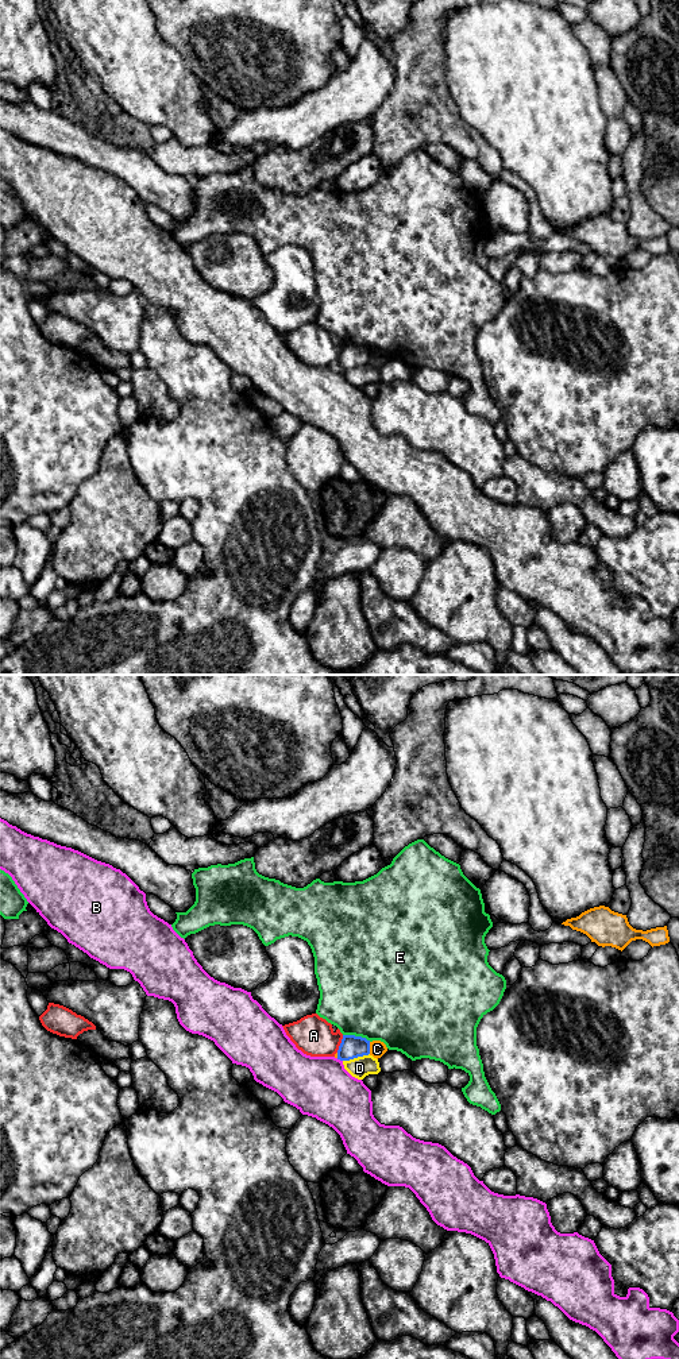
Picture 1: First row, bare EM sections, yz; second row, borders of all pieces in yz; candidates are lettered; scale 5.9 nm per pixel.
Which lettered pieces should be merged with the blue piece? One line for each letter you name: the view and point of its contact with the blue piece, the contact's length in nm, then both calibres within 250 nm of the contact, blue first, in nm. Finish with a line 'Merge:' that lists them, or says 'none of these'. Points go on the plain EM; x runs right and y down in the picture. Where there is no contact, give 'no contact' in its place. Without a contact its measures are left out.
Merge: none of these

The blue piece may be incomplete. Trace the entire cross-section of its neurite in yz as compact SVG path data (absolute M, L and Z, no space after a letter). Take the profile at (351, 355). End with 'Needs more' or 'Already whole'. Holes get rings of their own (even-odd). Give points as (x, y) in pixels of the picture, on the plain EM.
M343 344L337 359L337 368L350 370L370 363L370 350L355 344Z. Already whole

